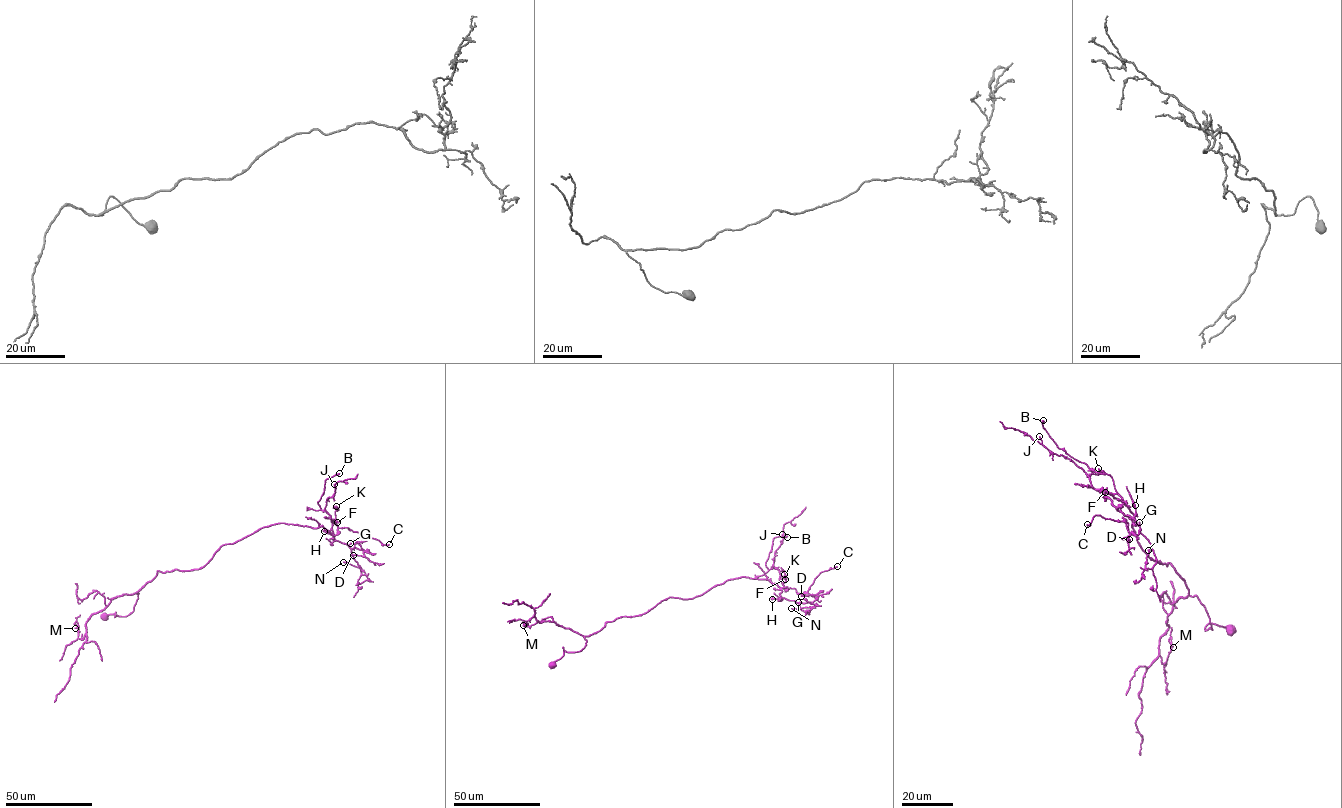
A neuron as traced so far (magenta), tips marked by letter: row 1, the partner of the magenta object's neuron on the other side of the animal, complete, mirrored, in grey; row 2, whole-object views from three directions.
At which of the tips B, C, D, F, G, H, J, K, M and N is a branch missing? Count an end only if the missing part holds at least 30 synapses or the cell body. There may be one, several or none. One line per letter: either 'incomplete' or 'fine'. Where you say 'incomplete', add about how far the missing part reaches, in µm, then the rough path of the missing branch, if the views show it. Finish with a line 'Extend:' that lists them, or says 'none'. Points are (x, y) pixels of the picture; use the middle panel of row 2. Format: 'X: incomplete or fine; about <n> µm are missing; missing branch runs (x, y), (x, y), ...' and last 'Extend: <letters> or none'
B: fine
C: fine
D: fine
F: fine
G: fine
H: fine
J: fine
K: fine
M: fine
N: fine
Extend: none

